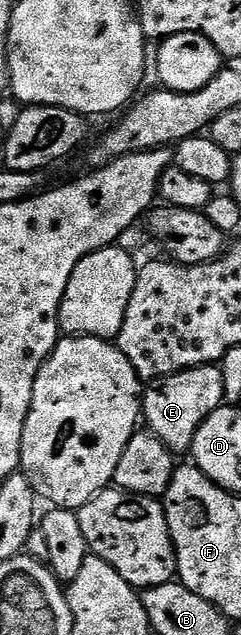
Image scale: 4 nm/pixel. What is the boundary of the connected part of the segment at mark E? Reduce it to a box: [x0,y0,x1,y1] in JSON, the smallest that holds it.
[143,366,225,453]

